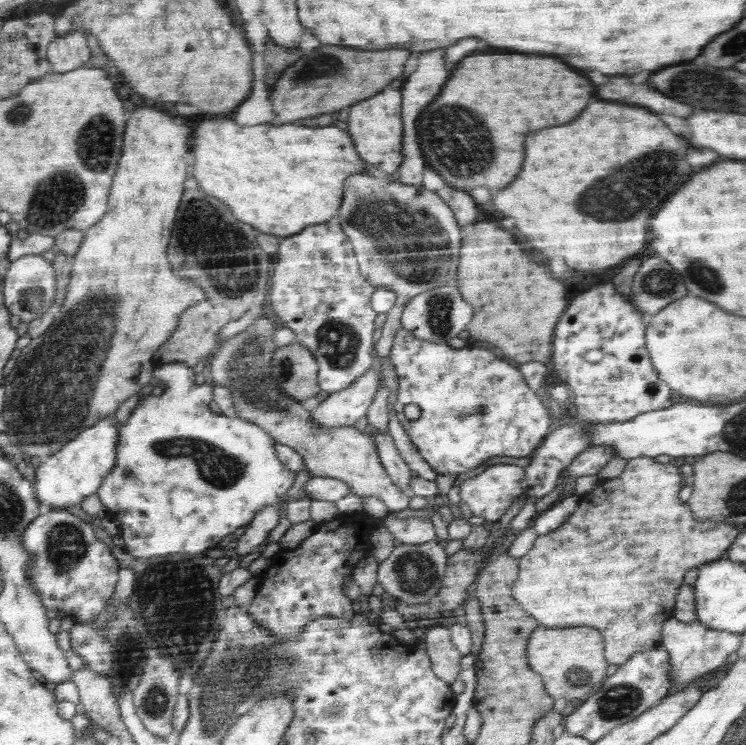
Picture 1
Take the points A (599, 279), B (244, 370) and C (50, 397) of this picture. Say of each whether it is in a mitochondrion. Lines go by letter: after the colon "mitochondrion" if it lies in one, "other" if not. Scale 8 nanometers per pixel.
A: other
B: mitochondrion
C: mitochondrion

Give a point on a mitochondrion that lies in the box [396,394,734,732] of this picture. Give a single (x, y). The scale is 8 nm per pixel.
(622, 700)

